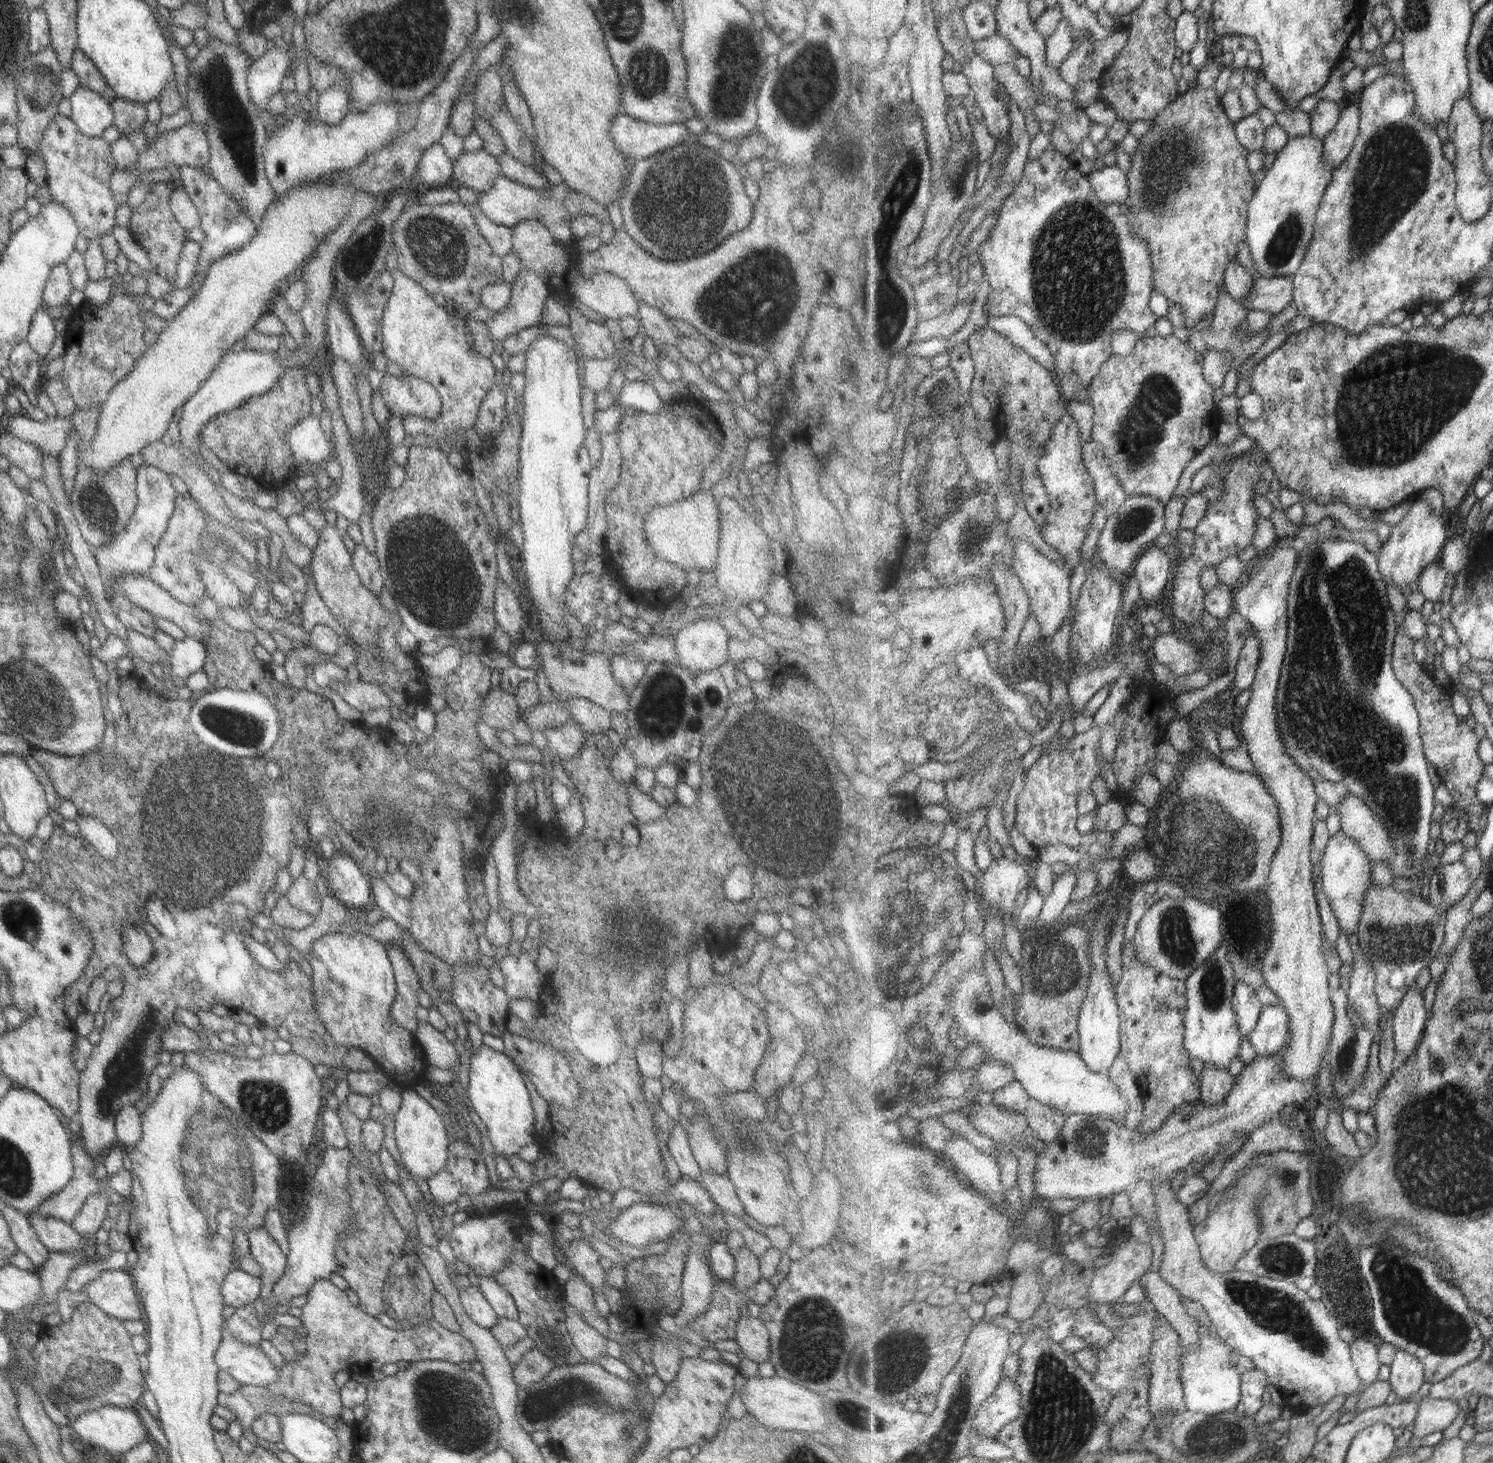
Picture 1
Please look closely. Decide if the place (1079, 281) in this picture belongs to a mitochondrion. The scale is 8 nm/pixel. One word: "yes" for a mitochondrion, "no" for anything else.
yes

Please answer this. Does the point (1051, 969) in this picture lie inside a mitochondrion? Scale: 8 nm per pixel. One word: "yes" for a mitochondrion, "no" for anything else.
yes

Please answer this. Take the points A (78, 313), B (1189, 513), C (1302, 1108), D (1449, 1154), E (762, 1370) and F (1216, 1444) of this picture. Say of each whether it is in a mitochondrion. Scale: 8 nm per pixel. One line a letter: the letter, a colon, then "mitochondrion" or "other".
A: other
B: other
C: other
D: mitochondrion
E: other
F: mitochondrion

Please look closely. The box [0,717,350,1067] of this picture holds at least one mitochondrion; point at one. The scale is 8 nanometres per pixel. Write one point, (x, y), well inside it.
(205, 785)

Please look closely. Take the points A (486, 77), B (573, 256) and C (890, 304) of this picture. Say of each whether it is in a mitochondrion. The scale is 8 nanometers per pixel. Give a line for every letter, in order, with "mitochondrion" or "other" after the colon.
A: other
B: other
C: mitochondrion

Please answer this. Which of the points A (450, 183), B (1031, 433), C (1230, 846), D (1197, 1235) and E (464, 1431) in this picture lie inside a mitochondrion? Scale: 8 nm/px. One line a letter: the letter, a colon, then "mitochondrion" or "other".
A: other
B: mitochondrion
C: mitochondrion
D: other
E: mitochondrion

